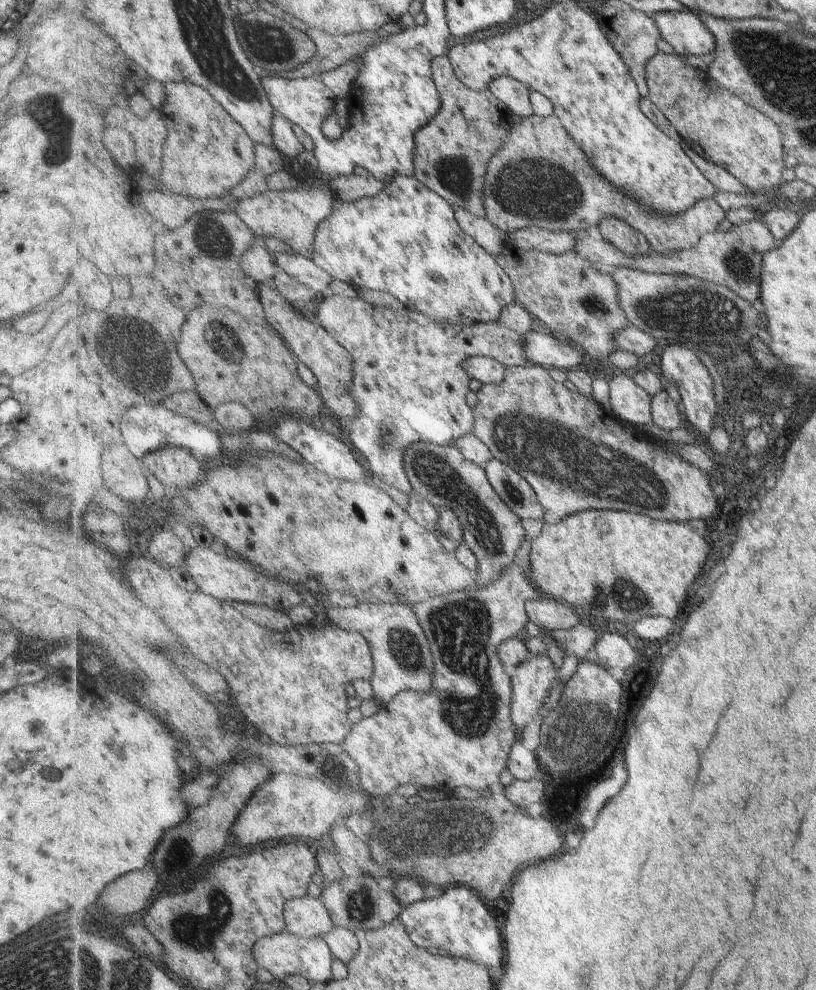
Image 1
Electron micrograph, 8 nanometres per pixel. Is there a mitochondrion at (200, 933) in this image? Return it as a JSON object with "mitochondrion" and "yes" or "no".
{"mitochondrion":"yes"}

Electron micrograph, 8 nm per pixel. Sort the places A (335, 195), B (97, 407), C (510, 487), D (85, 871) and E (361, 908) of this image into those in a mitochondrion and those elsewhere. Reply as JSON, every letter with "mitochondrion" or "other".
{"A":"other","B":"other","C":"mitochondrion","D":"other","E":"mitochondrion"}

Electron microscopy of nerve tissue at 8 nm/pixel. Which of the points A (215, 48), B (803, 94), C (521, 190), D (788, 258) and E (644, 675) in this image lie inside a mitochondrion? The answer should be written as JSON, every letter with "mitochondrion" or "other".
{"A":"mitochondrion","B":"mitochondrion","C":"mitochondrion","D":"other","E":"other"}

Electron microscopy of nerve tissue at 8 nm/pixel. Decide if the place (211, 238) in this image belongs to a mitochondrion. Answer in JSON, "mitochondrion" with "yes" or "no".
{"mitochondrion":"yes"}

